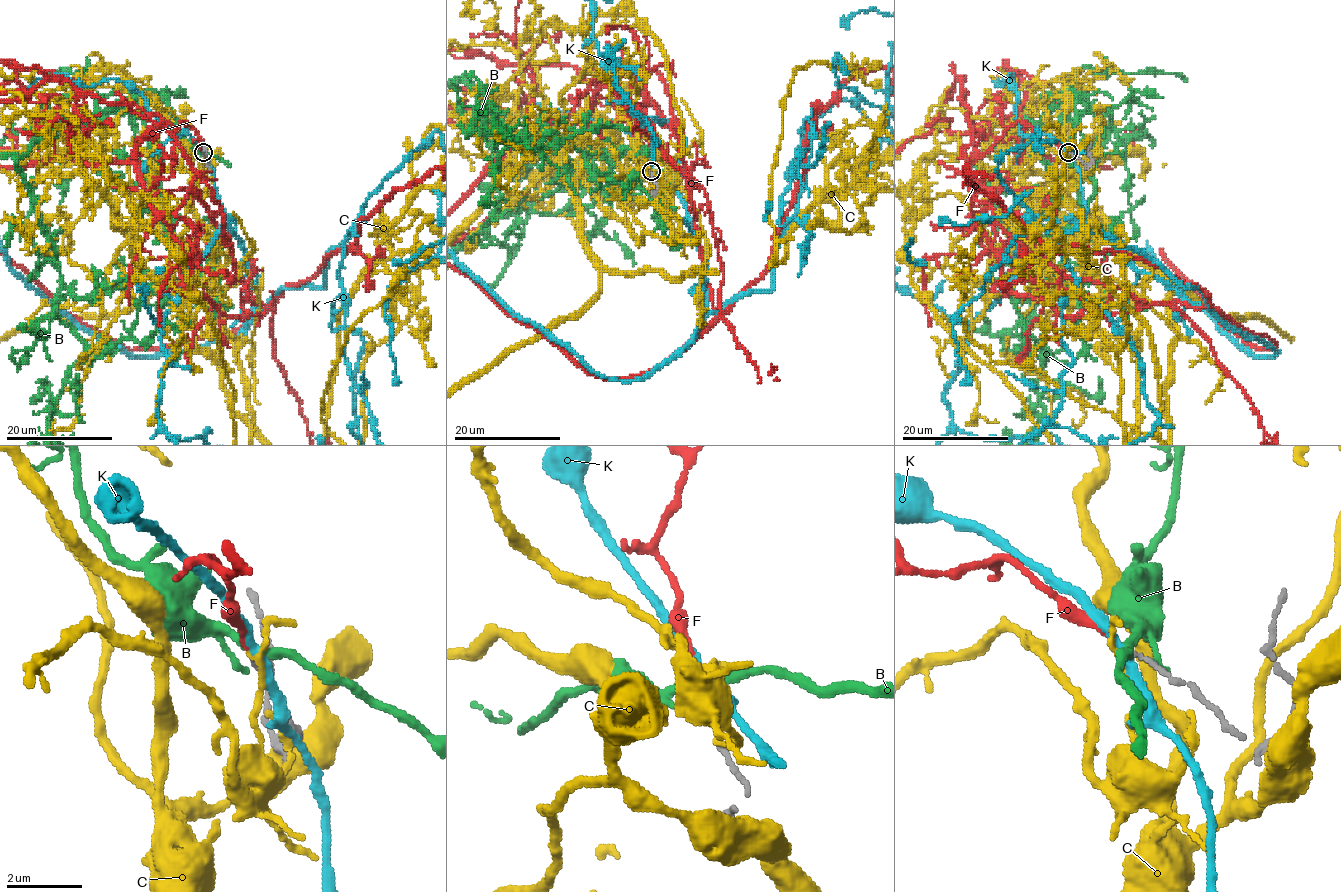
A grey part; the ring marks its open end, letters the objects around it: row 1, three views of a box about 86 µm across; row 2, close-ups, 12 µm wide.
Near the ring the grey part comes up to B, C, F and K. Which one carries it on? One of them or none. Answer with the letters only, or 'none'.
F

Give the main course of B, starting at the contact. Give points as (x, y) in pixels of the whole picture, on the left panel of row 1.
B: (203, 152), (144, 91), (16, 160), (54, 249), (56, 315), (86, 353)

